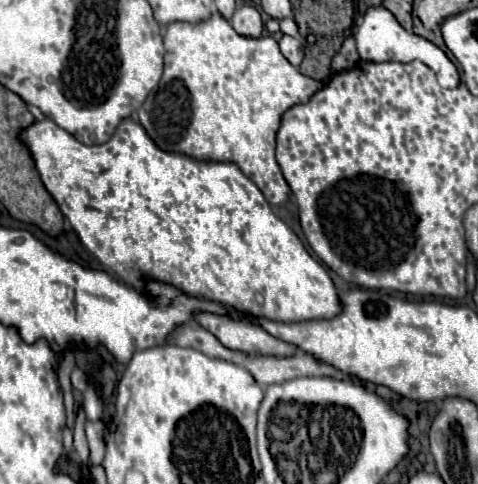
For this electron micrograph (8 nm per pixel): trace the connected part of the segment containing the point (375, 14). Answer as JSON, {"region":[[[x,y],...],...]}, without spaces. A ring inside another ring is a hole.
{"region":[[[382,5],[376,7],[368,7],[368,11],[363,16],[359,16],[357,26],[354,30],[354,39],[356,49],[360,53],[360,59],[364,61],[422,61],[426,63],[430,69],[434,69],[438,73],[440,85],[444,87],[456,87],[460,77],[458,71],[454,67],[454,63],[446,57],[446,53],[442,49],[438,49],[434,43],[416,37],[412,33],[408,33],[398,21],[396,17]]]}

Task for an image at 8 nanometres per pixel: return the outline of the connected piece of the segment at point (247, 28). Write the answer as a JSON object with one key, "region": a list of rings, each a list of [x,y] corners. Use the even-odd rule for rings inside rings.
{"region":[[[248,3],[240,5],[234,11],[230,23],[232,23],[232,27],[240,35],[246,35],[246,37],[260,37],[262,35],[262,29],[264,29],[264,23],[260,19],[260,13],[252,5],[248,5]]]}

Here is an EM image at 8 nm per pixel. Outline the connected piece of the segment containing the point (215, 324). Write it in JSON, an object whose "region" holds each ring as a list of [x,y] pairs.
{"region":[[[196,313],[194,321],[206,327],[210,333],[216,333],[216,337],[220,337],[222,345],[228,345],[228,349],[246,351],[252,355],[278,355],[278,357],[294,353],[294,347],[274,339],[272,335],[268,335],[264,329],[260,329],[250,321],[232,321],[230,317],[220,317],[212,313]]]}

